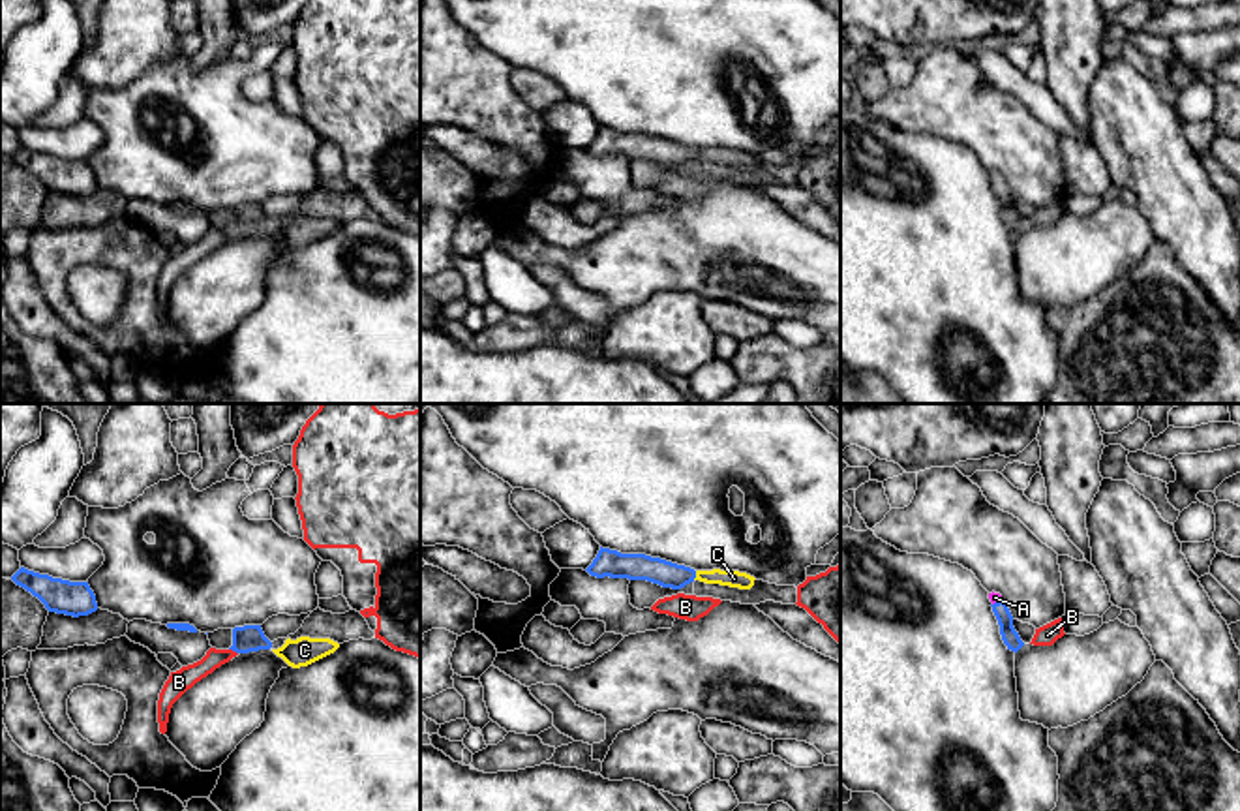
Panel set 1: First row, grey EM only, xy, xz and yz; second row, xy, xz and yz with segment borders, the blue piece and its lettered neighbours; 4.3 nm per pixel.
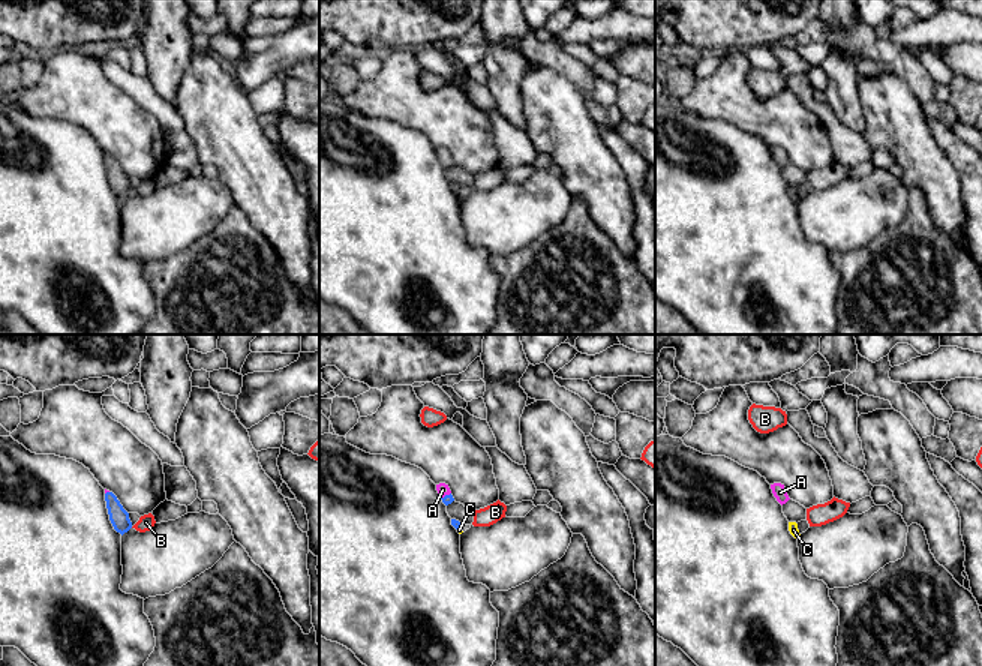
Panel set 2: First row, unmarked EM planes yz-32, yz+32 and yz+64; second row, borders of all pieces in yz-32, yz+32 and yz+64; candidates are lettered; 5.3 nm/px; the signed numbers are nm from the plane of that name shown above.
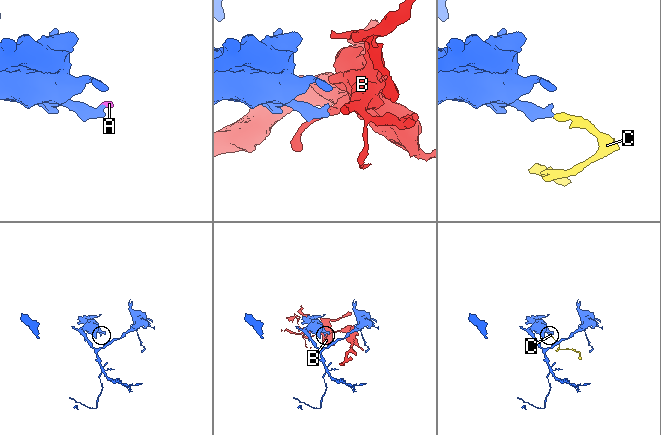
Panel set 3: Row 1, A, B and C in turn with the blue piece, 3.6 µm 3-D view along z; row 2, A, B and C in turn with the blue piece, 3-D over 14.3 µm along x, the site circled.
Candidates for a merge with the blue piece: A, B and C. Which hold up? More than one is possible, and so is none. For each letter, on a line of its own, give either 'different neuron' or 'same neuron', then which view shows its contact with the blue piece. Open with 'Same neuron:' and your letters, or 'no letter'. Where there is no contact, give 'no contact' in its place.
Same neuron: A, C
A: same neuron | yz
B: different neuron | xy
C: same neuron | xz

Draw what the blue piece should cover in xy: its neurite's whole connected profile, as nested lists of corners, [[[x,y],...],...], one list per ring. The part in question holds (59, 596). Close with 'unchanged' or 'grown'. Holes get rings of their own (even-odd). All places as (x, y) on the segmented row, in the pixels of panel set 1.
[[[21,567],[11,580],[38,597],[49,612],[88,616],[98,610],[96,595],[88,582],[69,582]]]; unchanged

